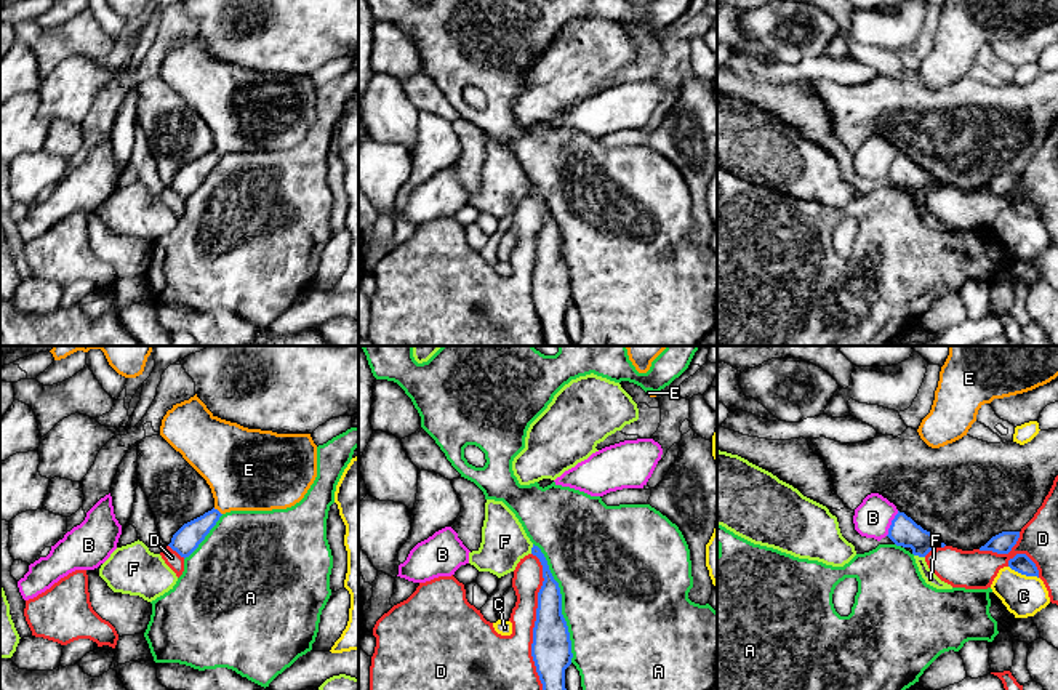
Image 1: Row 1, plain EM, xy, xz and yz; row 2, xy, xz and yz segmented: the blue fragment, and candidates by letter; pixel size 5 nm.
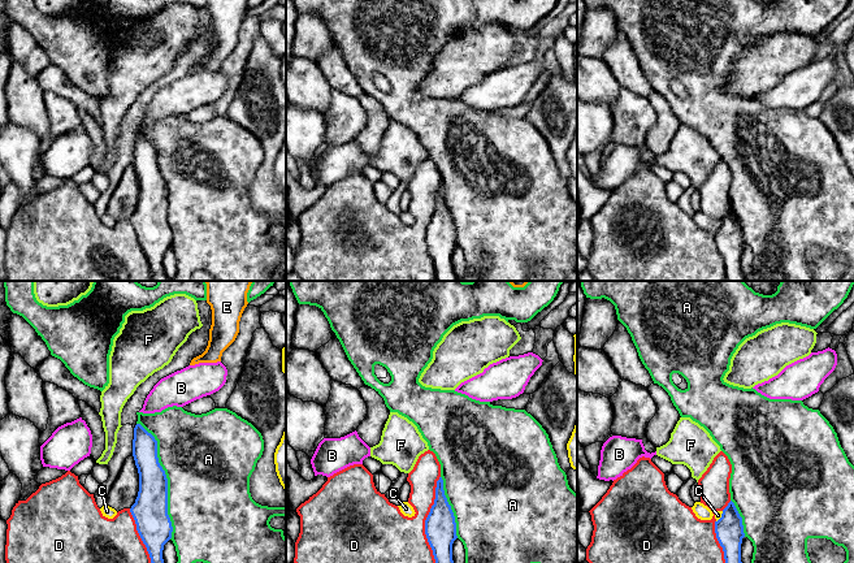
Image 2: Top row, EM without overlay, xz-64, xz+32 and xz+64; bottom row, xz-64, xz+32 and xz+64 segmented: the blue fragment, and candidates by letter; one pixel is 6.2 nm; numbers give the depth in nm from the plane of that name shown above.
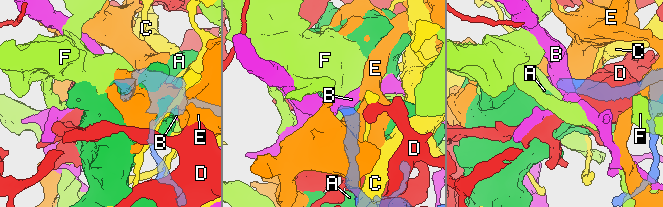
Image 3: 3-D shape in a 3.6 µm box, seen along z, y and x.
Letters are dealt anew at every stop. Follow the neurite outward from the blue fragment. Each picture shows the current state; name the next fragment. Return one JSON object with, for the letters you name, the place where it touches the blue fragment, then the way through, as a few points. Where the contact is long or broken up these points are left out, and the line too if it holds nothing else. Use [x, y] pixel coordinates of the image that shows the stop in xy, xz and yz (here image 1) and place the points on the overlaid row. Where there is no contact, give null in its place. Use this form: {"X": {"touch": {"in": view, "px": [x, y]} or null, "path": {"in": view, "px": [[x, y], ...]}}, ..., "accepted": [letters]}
{"accepted": []}

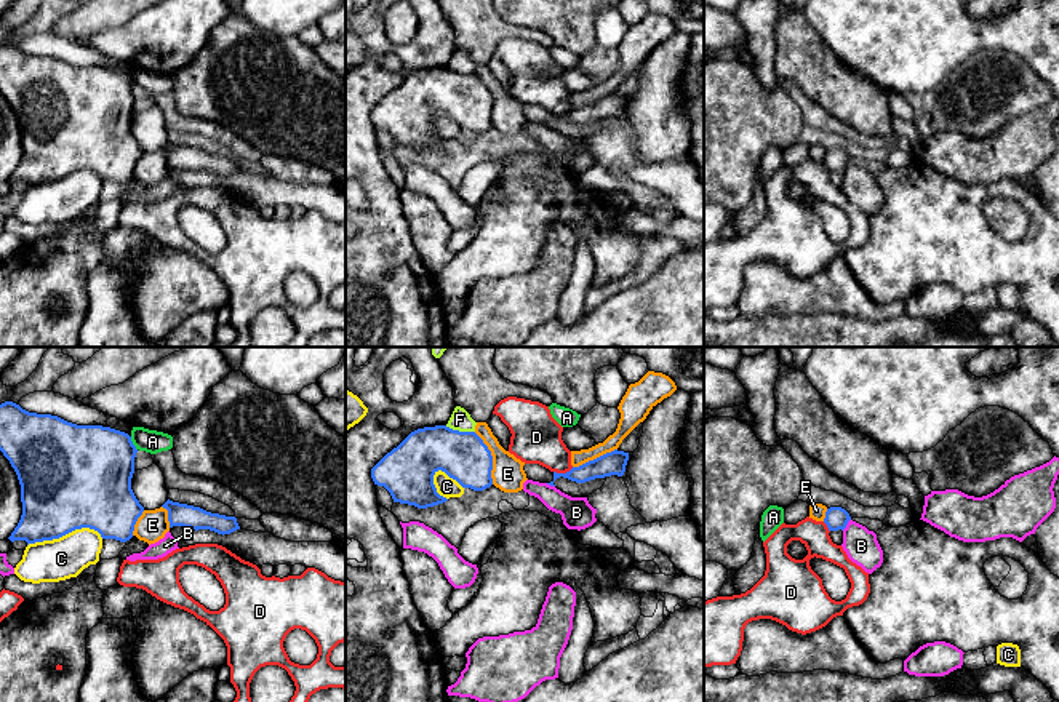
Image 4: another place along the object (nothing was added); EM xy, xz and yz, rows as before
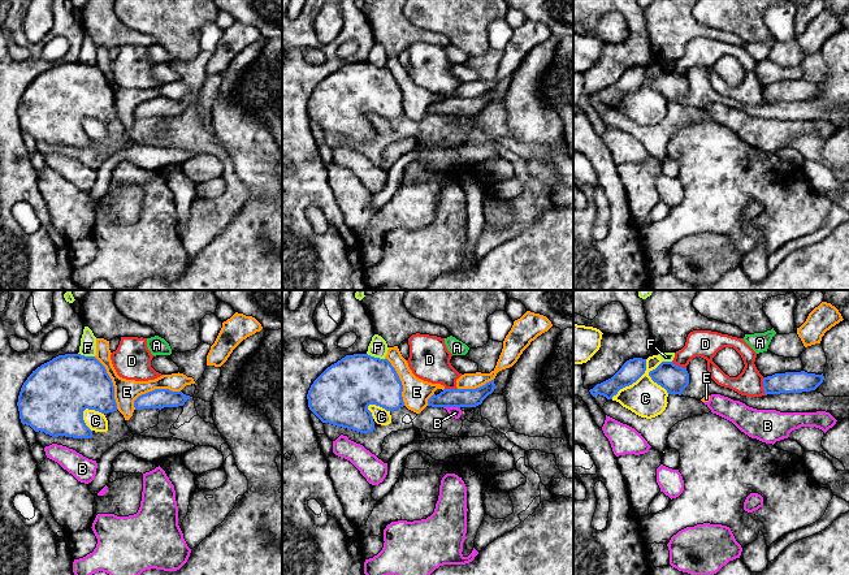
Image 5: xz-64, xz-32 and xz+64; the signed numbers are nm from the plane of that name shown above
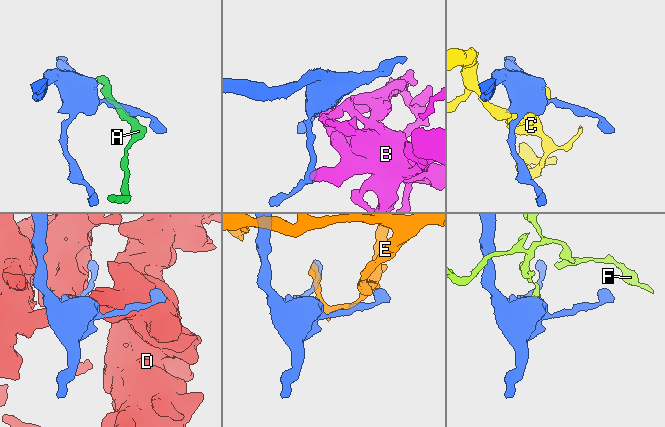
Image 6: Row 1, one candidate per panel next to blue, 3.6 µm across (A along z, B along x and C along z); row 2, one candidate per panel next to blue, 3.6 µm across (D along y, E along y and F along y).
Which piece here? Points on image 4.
{"accepted": []}

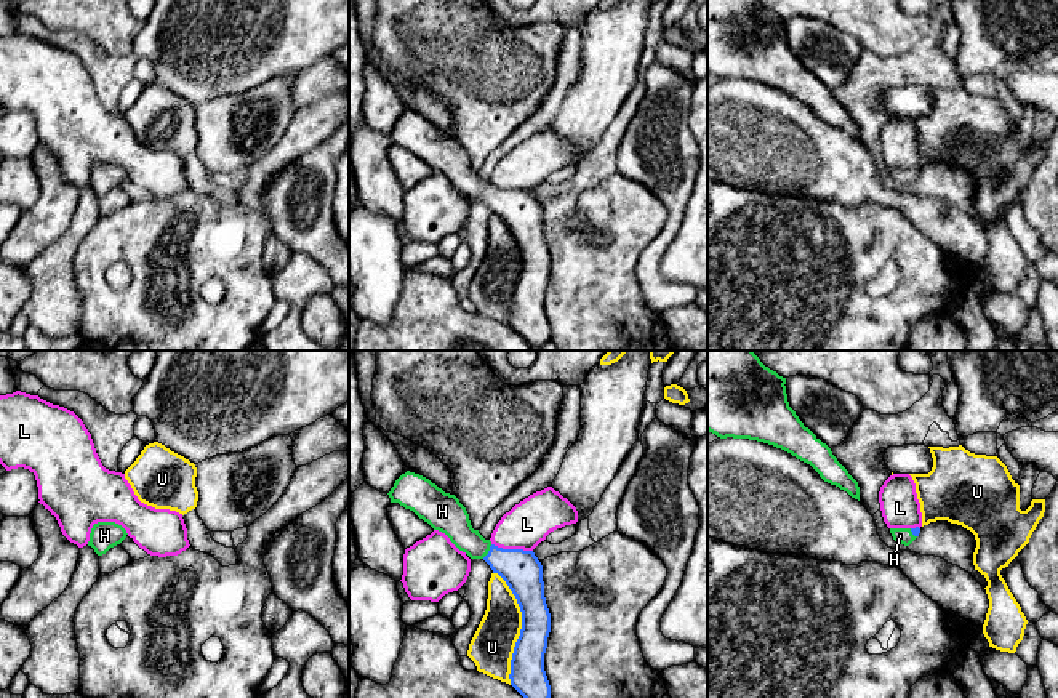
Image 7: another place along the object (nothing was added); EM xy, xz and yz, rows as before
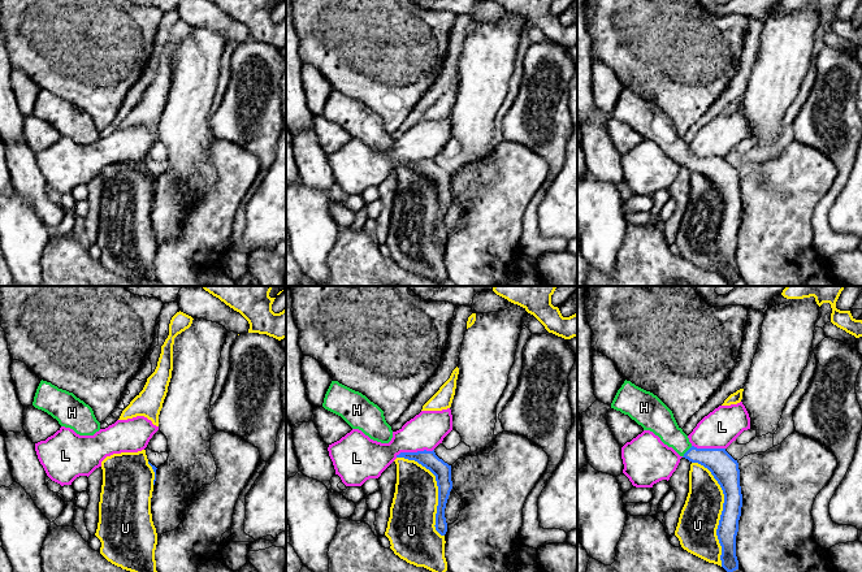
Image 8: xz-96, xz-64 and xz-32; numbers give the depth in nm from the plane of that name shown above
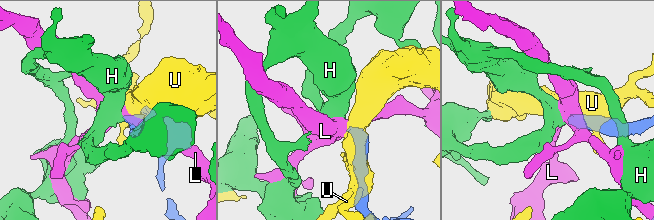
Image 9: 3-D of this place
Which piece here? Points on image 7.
{"H": {"touch": {"in": "xz", "px": [488, 551]}, "path": {"in": "xz", "px": [[522, 572], [488, 551], [480, 548], [452, 517]]}}, "accepted": ["H"]}

